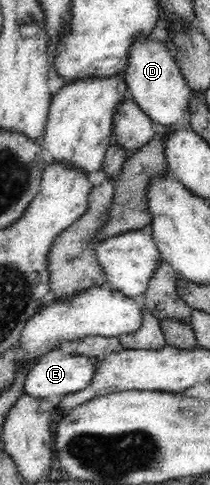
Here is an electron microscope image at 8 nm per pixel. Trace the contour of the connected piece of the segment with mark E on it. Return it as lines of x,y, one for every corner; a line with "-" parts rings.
56,349
42,355
36,364
28,369
29,374
26,376
25,383
22,385
23,391
38,400
42,398
59,399
64,395
78,392
80,389
87,388
96,374
98,357
78,356
76,354
64,354

